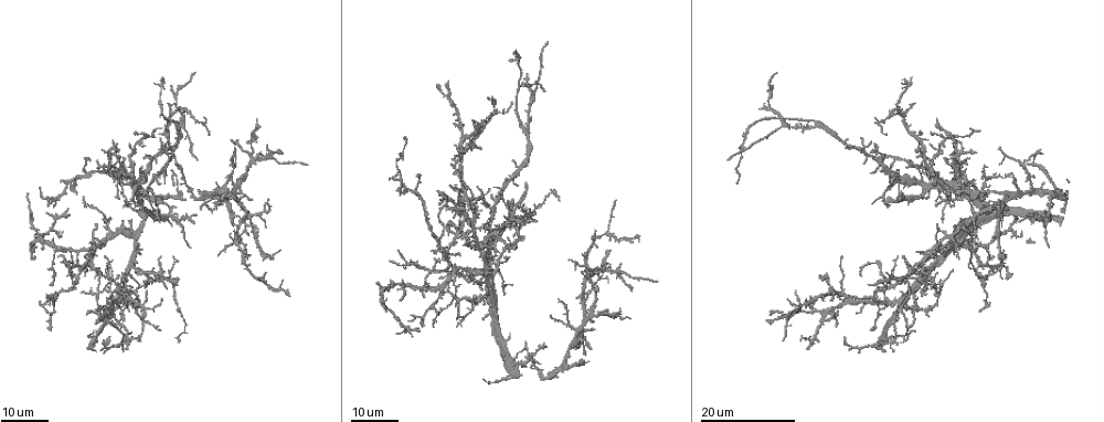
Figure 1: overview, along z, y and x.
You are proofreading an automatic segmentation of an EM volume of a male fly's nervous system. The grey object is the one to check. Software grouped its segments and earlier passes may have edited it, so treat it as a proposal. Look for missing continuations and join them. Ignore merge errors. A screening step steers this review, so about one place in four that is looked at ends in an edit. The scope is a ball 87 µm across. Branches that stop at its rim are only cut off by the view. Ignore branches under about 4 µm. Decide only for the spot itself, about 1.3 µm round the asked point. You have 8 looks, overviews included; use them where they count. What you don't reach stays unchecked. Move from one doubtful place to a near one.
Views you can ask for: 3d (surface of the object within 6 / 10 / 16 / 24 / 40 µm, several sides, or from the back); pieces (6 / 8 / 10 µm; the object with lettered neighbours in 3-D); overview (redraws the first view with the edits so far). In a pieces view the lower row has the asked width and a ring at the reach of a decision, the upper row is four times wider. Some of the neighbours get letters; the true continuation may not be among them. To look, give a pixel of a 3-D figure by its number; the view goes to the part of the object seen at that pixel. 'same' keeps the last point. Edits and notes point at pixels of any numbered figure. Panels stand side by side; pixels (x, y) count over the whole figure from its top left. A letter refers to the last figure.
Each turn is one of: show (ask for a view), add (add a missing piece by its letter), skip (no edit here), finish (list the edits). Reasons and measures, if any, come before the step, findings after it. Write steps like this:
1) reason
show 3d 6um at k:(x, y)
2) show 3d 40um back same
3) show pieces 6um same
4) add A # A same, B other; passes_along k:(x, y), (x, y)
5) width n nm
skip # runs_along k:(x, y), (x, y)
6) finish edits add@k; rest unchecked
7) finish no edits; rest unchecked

free end
show 3d 16um at 1:(961, 143)

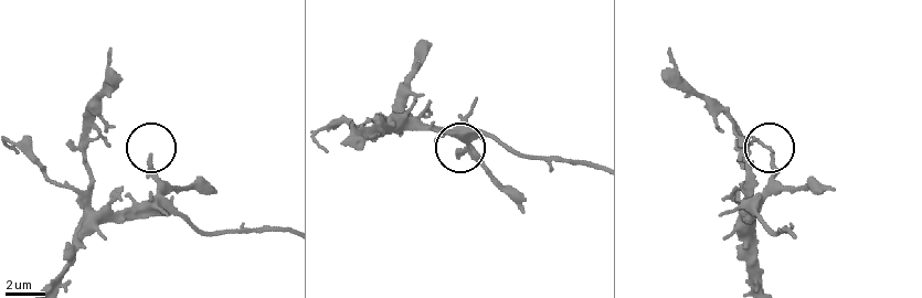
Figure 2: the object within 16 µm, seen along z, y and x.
show 3d 10um at 2:(771, 157)

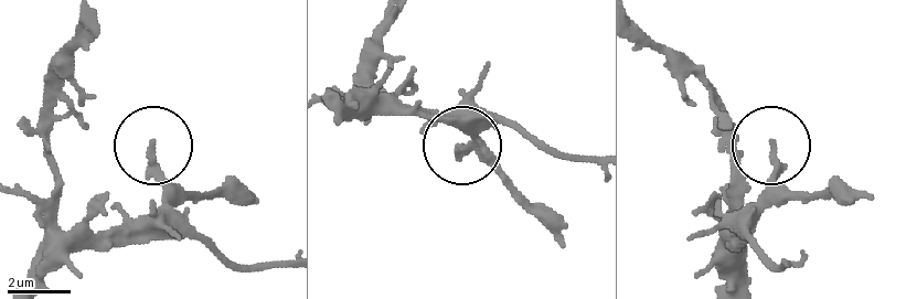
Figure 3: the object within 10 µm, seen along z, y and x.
show pieces 10um at 3:(772, 147)

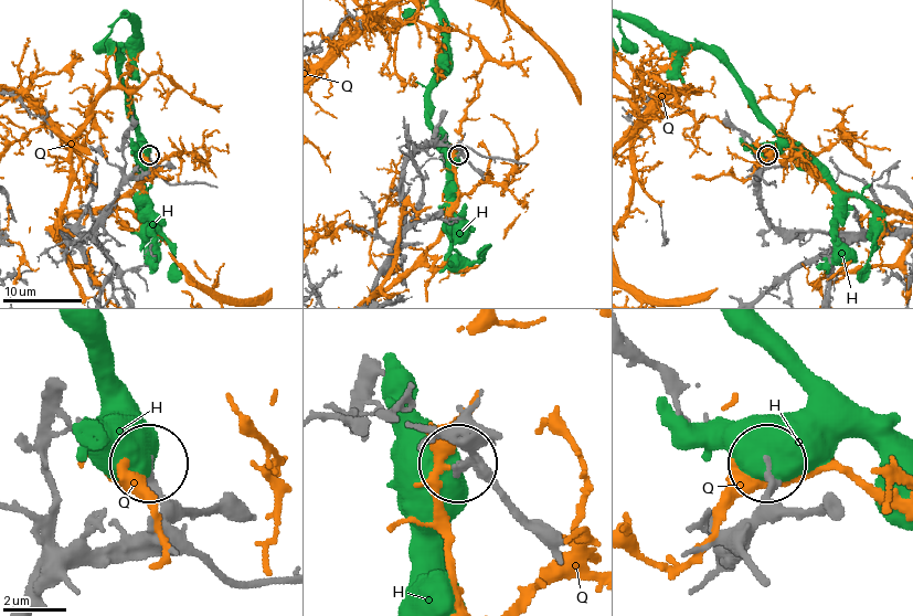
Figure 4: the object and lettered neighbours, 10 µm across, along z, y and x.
skip # H other, Q other; no lettered piece goes on from it

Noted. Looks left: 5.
an open end
show 3d 24um at 1:(1028, 164)

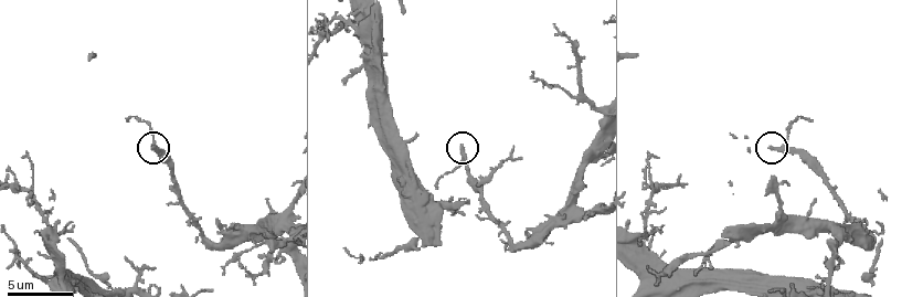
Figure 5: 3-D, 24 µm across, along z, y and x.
show pieces 10um at 5:(769, 145)

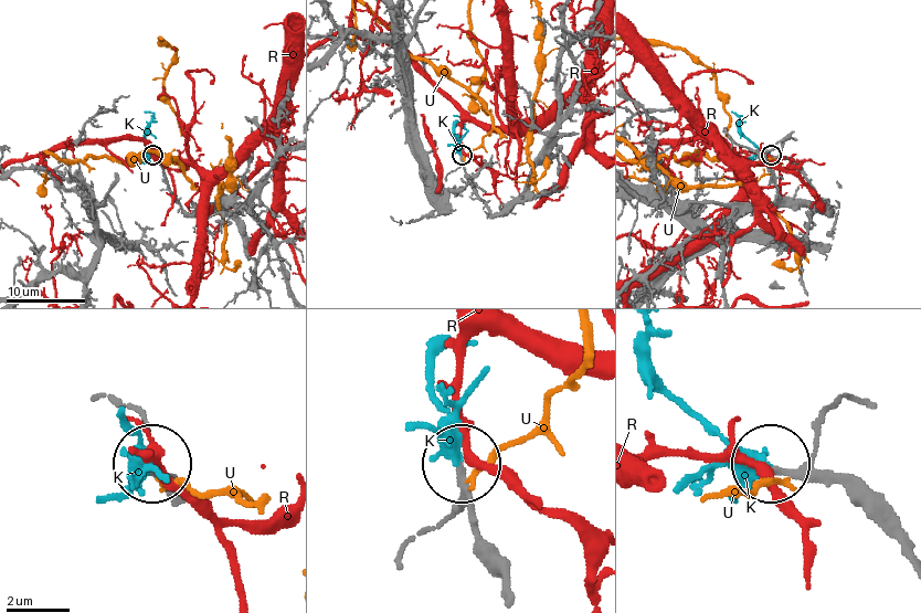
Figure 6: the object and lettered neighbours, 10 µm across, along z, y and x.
add K # K same, R other, U other; the neuron continues

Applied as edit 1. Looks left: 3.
an open end
show 3d 24um at 1:(87, 157)

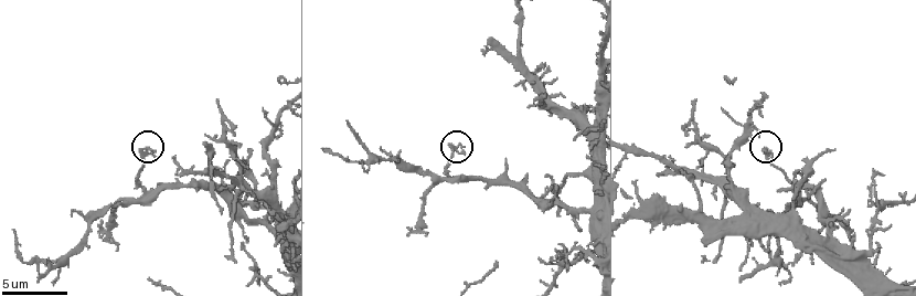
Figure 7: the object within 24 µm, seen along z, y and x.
zoom in
show 3d 10um at 7:(458, 143)

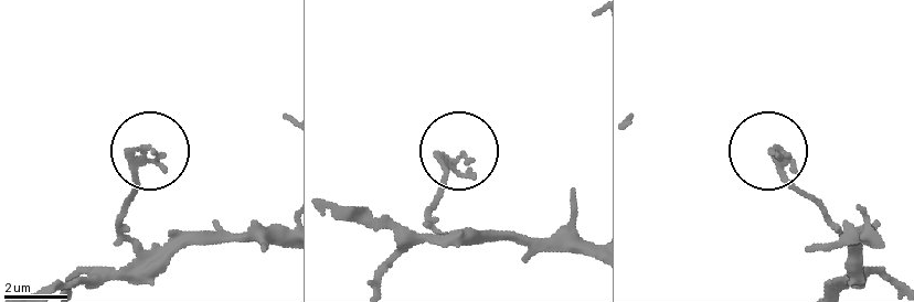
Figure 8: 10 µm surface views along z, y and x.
show pieces 8um at 8:(155, 151)

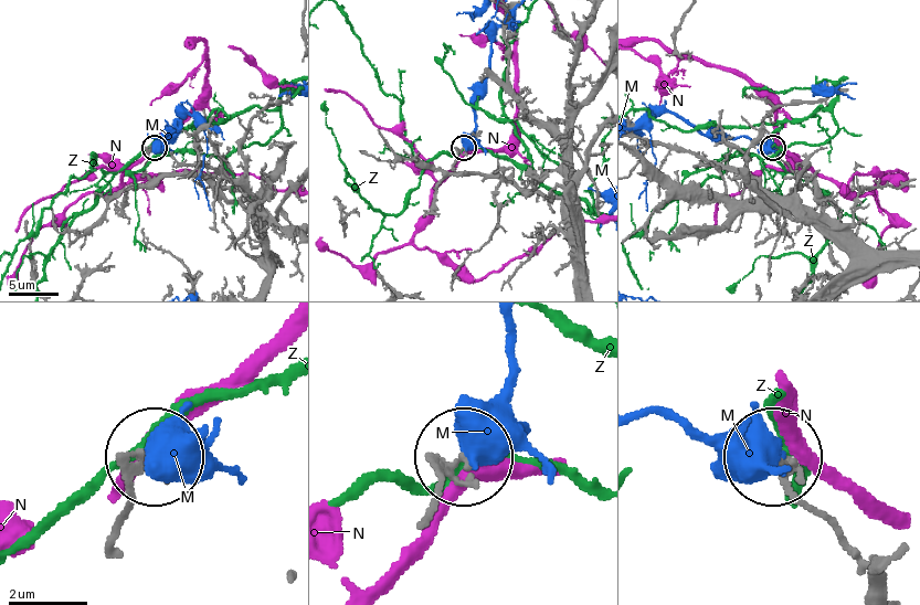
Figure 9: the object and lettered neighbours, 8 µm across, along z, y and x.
skip # M other, N other, Z other; runs_along 9:(424, 521), (464, 455); no lettered piece goes on from it

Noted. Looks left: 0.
finish edits add@6; rest unchecked

